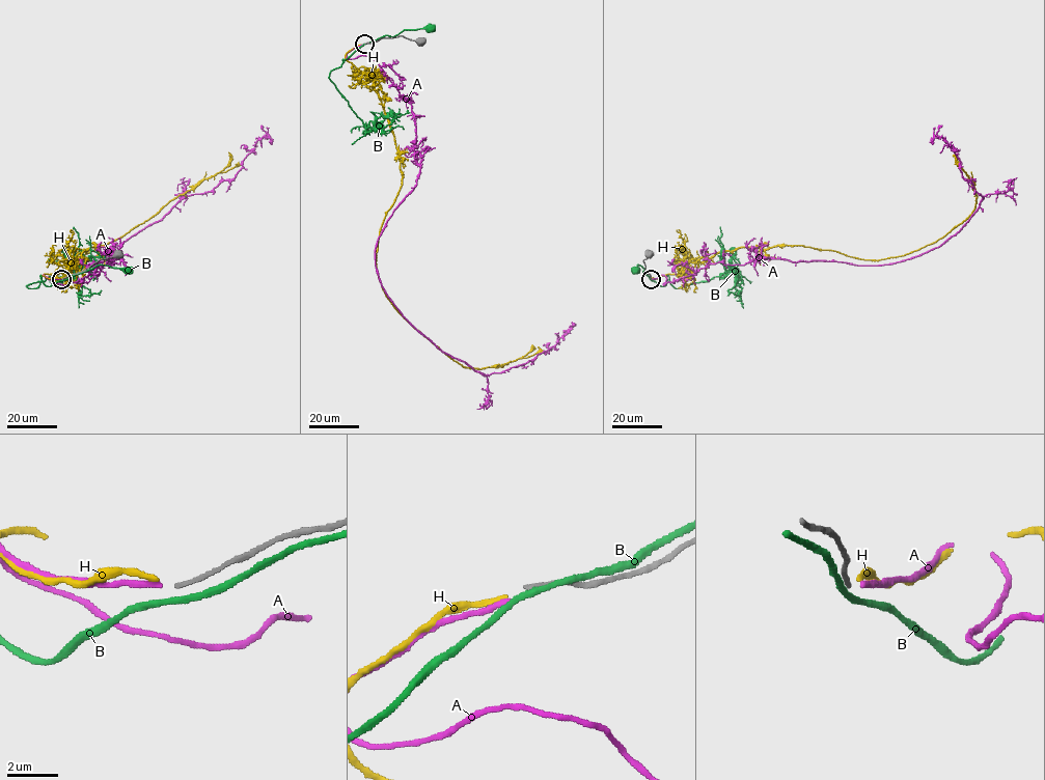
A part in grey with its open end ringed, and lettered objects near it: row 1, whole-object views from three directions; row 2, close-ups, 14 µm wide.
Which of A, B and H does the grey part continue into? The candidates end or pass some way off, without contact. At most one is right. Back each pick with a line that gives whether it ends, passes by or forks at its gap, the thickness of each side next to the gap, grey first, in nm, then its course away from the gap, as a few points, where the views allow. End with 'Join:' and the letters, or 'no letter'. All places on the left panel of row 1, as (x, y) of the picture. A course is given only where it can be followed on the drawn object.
Join: no letter

